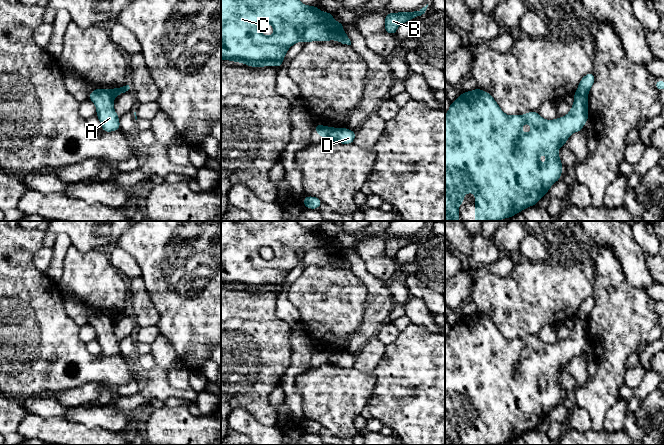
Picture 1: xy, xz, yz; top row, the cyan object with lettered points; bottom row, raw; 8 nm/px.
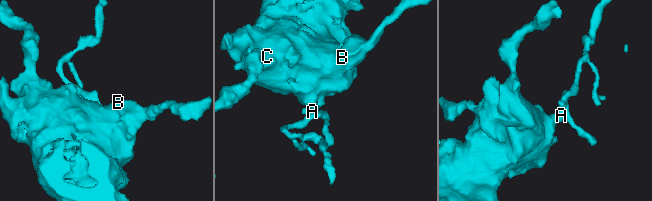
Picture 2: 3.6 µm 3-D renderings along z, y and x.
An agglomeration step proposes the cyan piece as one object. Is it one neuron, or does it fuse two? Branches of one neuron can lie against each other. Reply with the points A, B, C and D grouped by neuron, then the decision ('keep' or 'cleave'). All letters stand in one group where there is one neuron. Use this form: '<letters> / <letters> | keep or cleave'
A B C / D | cleave

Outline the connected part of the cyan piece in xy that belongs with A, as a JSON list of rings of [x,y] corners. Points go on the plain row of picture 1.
[[[96,312],[92,317],[88,317],[88,323],[96,329],[96,340],[101,346],[103,356],[120,354],[119,340],[113,332],[114,321],[109,316]]]

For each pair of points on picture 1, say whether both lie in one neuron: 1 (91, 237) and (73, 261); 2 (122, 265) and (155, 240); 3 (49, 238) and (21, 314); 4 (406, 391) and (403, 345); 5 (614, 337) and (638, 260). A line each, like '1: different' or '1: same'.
1: different
2: different
3: different
4: same
5: different

